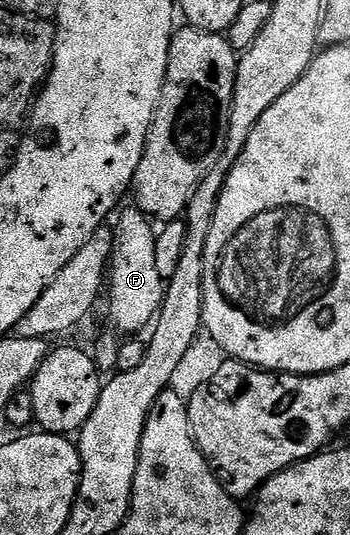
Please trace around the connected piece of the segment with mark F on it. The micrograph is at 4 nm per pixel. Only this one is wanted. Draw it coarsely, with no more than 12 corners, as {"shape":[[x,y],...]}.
{"shape":[[133,204],[118,216],[109,318],[136,335],[160,313],[167,284],[157,236]]}

